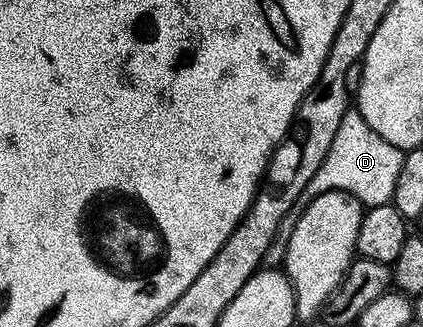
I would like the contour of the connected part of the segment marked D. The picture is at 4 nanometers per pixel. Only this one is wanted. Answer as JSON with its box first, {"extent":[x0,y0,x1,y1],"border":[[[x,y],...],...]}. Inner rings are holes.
{"extent":[303,111,404,209],"border":[[[350,111],[342,115],[342,123],[334,134],[334,143],[330,143],[330,151],[326,151],[326,159],[322,159],[322,167],[314,171],[314,179],[306,183],[303,195],[305,202],[313,201],[323,193],[348,193],[361,206],[373,209],[391,202],[394,189],[398,187],[398,173],[402,171],[404,153],[394,147],[392,141],[382,139],[366,119],[358,111]]]}

